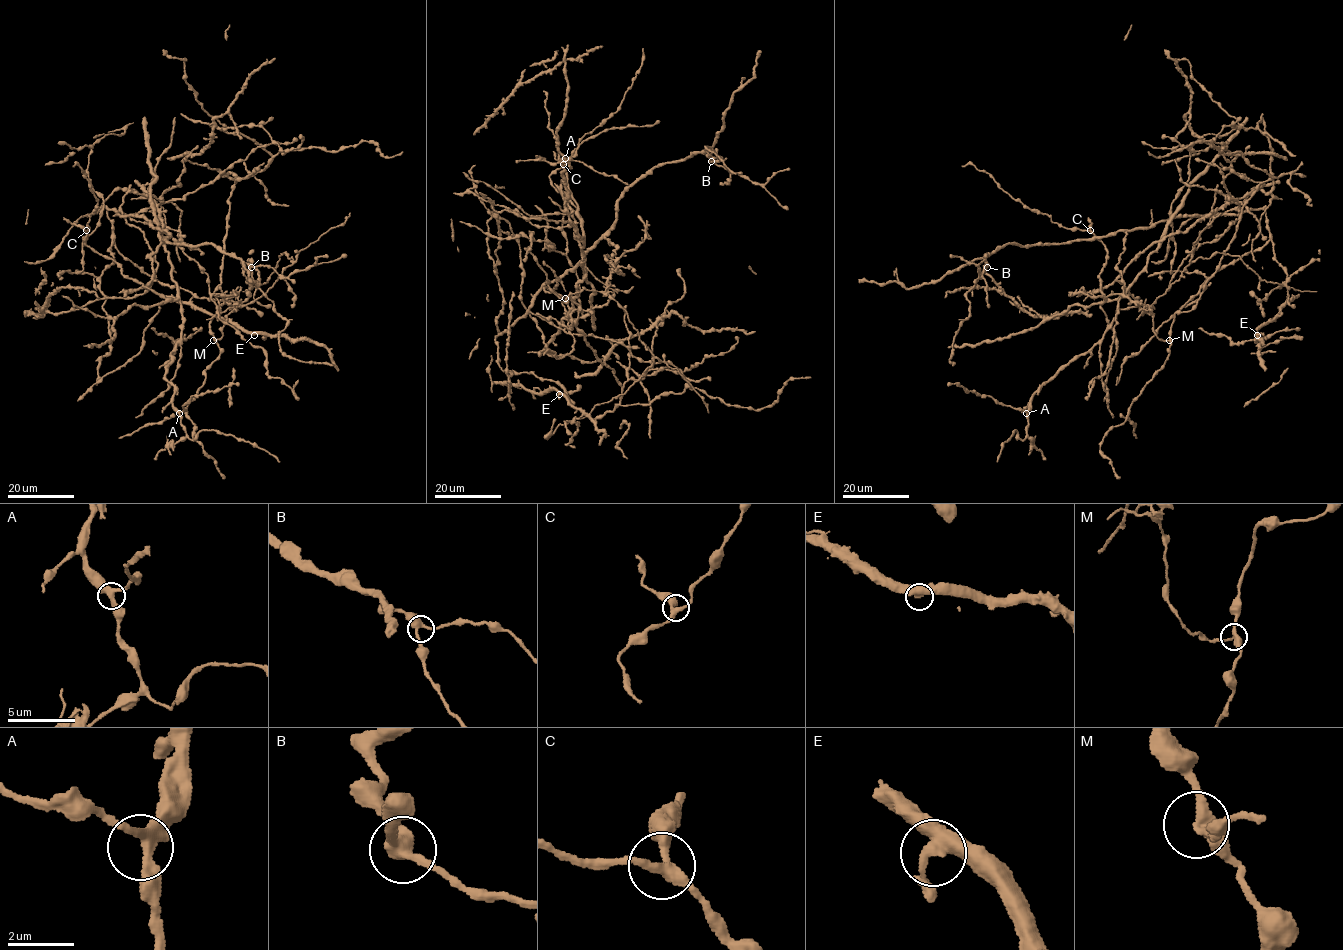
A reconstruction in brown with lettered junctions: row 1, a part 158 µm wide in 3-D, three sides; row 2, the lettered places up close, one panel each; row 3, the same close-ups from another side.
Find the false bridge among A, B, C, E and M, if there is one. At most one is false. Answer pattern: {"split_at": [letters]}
{"split_at": ["M"]}

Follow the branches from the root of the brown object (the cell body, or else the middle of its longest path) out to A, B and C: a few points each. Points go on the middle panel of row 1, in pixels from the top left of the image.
A: (600, 237), (544, 286), (559, 295), (565, 328), (585, 273), (583, 237), (565, 207), (565, 158)
B: (600, 237), (612, 226), (616, 202), (625, 191), (655, 167), (682, 161), (698, 152), (707, 151), (711, 161)
C: (600, 237), (544, 286), (559, 295), (565, 328), (585, 271), (580, 217), (549, 177), (563, 164)

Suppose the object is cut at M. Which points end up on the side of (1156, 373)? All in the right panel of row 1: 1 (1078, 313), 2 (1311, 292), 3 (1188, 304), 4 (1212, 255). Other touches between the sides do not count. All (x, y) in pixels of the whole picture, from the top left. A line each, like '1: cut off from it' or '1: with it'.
1: with it
2: cut off from it
3: with it
4: cut off from it

